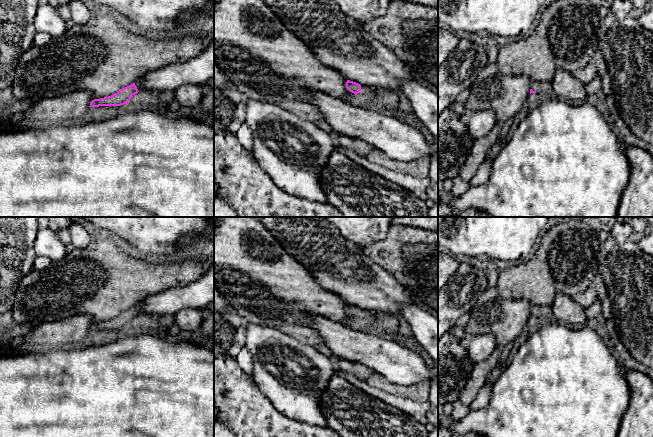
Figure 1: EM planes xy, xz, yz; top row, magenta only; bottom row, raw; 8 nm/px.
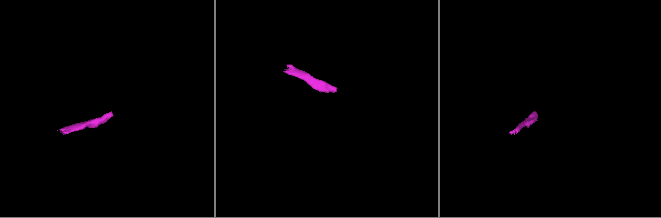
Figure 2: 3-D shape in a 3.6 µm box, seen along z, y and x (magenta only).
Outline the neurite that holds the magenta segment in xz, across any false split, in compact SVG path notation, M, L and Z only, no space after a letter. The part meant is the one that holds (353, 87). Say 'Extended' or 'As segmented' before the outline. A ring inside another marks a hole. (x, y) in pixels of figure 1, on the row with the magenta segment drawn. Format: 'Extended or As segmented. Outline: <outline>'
Extended. Outline: M347 80L346 88L356 95L354 103L360 107L392 115L399 105L399 96L395 92L370 89L350 80Z

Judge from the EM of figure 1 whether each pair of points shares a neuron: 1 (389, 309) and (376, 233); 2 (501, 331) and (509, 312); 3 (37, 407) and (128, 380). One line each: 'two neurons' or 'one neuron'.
1: two neurons
2: one neuron
3: one neuron

